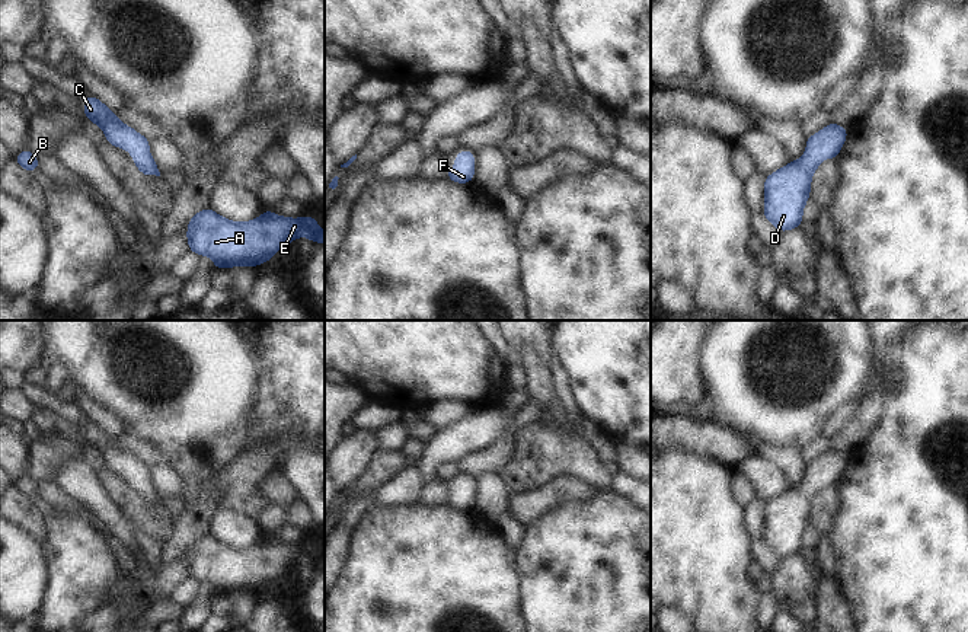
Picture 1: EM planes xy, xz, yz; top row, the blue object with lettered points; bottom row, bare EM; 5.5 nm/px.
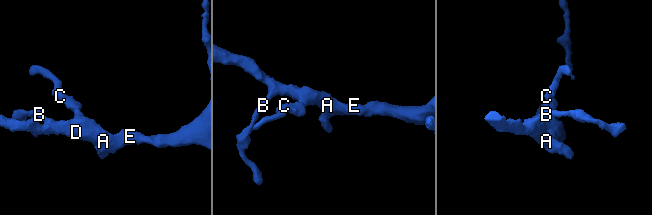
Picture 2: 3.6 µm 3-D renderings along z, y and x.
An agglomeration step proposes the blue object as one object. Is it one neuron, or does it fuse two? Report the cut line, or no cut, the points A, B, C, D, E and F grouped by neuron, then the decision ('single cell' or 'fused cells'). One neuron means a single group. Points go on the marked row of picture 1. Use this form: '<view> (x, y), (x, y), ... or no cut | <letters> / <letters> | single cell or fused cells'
no cut | A B C D E F | single cell

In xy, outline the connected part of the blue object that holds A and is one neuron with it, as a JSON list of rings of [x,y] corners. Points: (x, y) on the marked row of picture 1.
[[[207,207],[191,218],[186,237],[189,250],[210,256],[215,268],[256,266],[300,236],[325,245],[325,230],[319,232],[319,224],[310,216],[288,218],[271,210],[247,223],[234,223]]]

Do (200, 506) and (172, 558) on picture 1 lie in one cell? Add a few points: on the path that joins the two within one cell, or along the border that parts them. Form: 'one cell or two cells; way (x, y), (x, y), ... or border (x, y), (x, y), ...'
one cell; way (194, 519), (178, 545)

